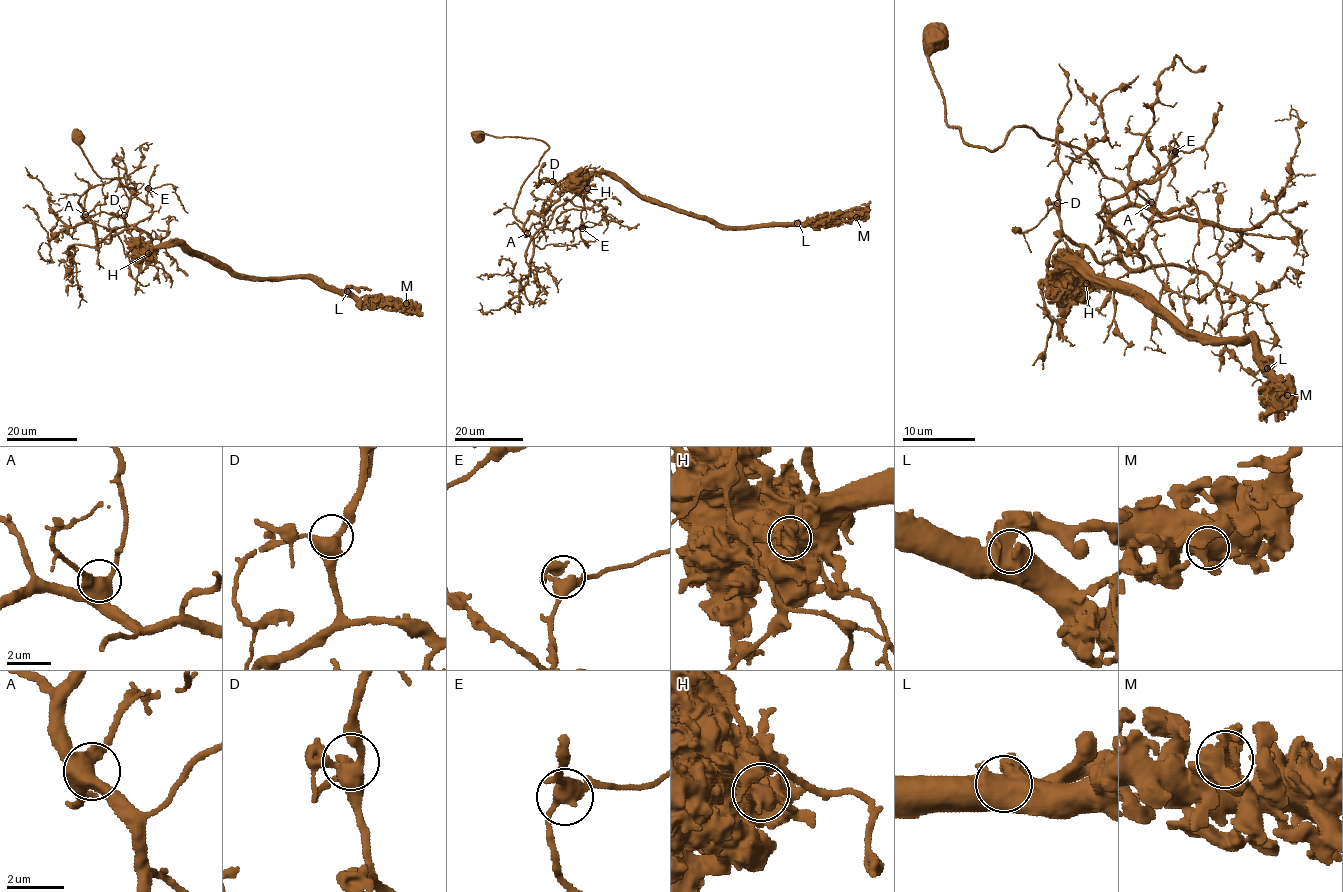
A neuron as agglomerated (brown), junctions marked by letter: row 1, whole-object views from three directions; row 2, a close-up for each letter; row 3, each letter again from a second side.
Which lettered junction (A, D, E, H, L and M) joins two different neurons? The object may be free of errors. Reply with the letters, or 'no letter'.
H

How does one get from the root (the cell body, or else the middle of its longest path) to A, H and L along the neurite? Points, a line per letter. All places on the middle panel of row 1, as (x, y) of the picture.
A: (476, 136), (479, 132), (494, 137), (534, 138), (549, 146), (522, 186), (513, 210), (514, 217), (527, 233)
H: (476, 136), (549, 146), (513, 210), (522, 223), (544, 214), (565, 178), (586, 189)
L: (476, 136), (549, 146), (513, 210), (522, 223), (544, 214), (565, 178), (611, 173), (721, 224), (797, 223)

